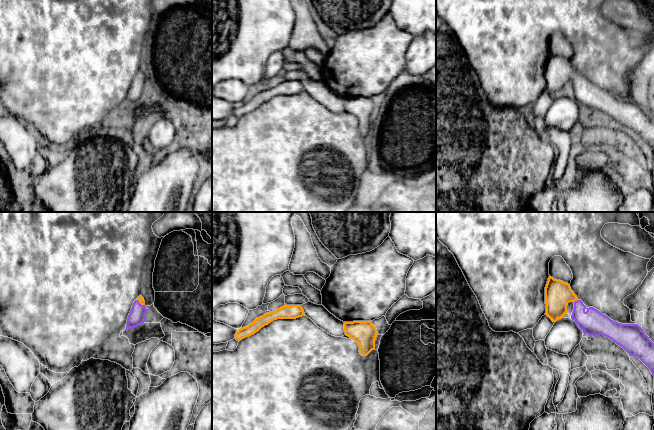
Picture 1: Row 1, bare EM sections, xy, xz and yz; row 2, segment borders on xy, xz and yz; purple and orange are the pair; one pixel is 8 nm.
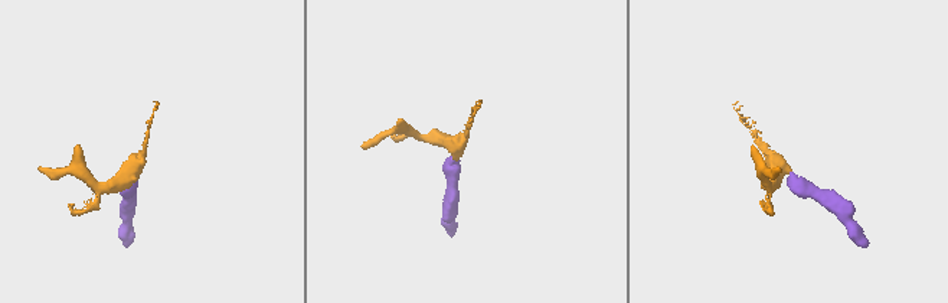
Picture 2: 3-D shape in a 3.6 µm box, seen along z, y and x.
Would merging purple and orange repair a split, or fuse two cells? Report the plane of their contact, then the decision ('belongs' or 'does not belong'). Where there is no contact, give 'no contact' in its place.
contact in yz; belongs

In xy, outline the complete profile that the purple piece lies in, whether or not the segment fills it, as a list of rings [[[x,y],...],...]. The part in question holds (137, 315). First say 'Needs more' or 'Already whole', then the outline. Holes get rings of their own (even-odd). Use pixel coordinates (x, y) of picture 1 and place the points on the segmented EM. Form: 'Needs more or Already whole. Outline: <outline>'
Needs more. Outline: [[[139,296],[133,303],[131,311],[128,315],[126,329],[137,327],[146,321],[148,309],[145,307],[145,301],[142,296]]]

